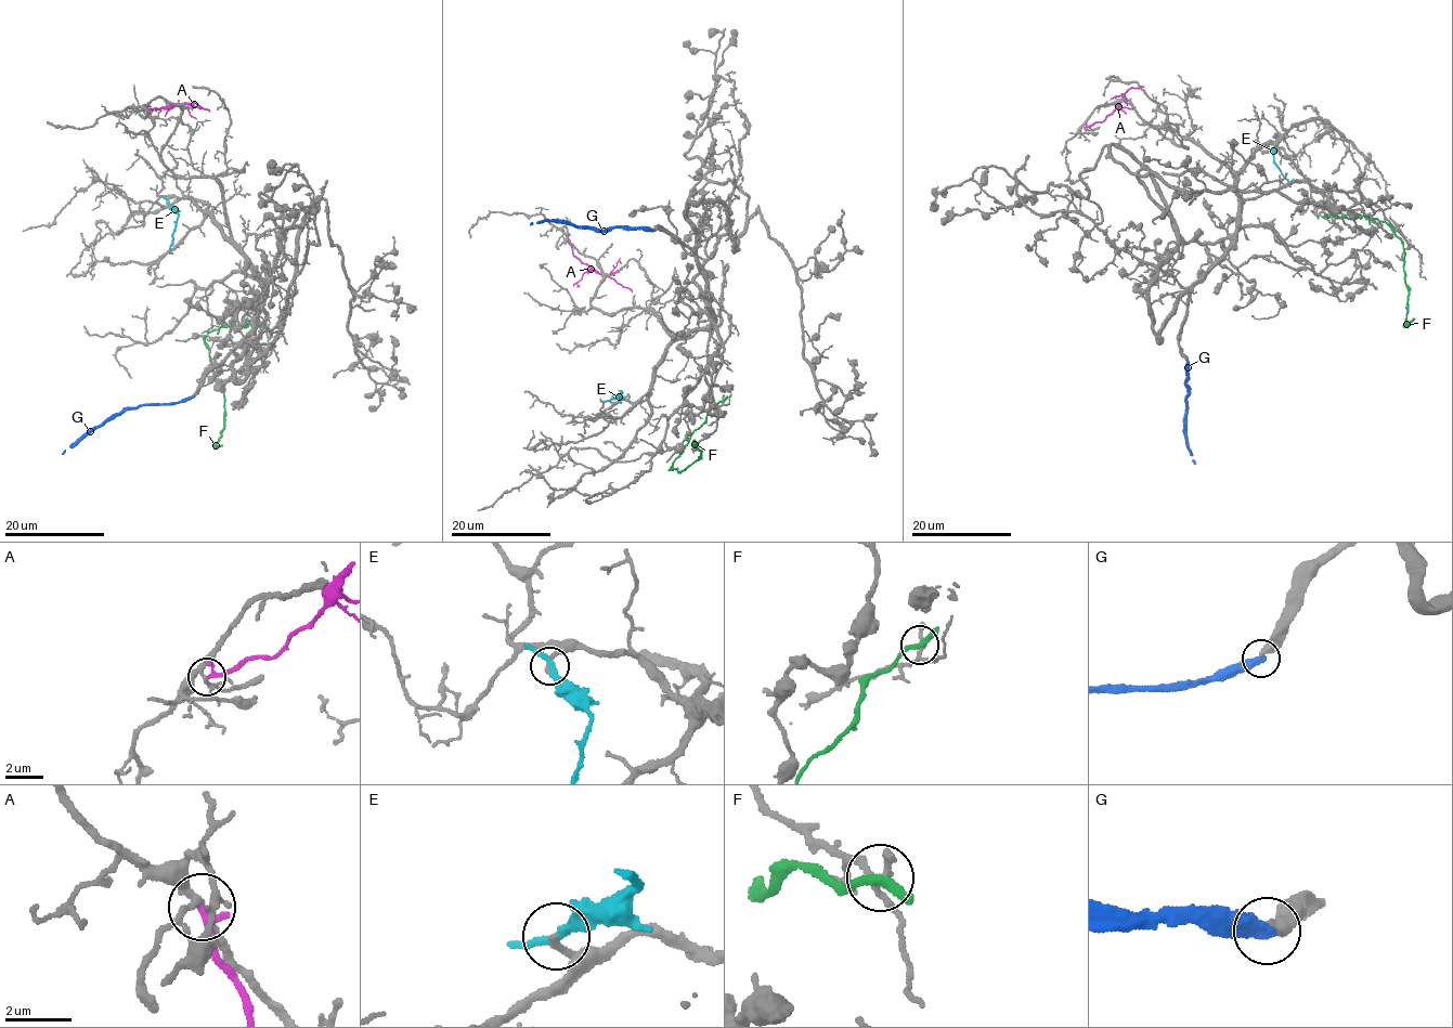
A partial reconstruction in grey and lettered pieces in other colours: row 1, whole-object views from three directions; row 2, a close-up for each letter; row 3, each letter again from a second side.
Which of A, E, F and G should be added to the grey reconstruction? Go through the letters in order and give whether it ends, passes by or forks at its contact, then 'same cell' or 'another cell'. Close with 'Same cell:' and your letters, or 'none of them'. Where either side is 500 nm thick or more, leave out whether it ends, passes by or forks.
A: it passes by | another cell
E: it passes by | another cell
F: it passes by | another cell
G: it ends | another cell
Same cell: none of them

